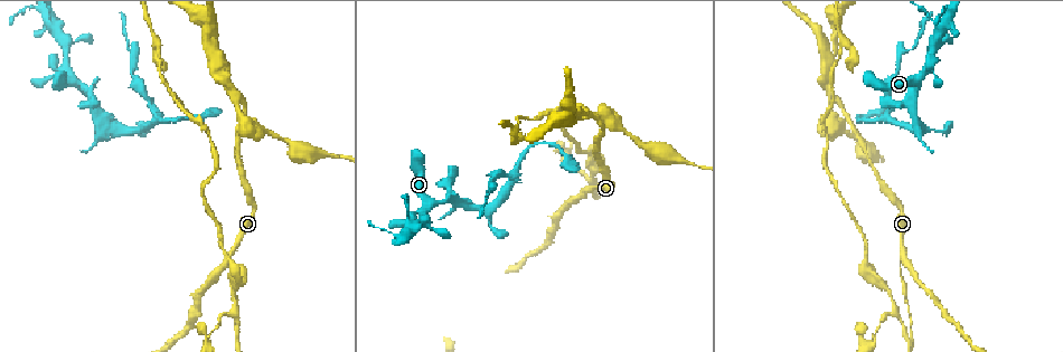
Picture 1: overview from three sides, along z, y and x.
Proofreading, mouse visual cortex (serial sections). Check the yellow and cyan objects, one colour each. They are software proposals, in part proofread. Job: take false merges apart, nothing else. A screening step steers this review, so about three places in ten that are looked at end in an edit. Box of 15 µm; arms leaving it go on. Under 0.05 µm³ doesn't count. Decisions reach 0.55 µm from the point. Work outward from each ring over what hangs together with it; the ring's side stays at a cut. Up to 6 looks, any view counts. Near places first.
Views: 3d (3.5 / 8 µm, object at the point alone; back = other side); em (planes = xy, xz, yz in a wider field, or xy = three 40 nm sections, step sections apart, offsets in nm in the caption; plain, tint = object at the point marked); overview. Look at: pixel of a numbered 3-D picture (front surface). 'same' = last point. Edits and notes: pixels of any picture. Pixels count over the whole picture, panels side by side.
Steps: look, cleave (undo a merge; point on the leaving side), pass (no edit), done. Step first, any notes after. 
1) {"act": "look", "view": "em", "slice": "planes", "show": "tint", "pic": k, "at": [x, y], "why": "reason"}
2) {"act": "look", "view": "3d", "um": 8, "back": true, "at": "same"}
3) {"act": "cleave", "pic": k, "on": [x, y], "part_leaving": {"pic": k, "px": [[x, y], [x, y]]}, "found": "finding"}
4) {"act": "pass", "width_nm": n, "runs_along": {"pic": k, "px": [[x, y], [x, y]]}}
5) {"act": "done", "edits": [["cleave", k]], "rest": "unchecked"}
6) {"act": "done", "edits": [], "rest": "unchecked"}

{"act": "look", "view": "3d", "um": 8, "pic": 1, "at": [231, 257], "why": "branch point"}

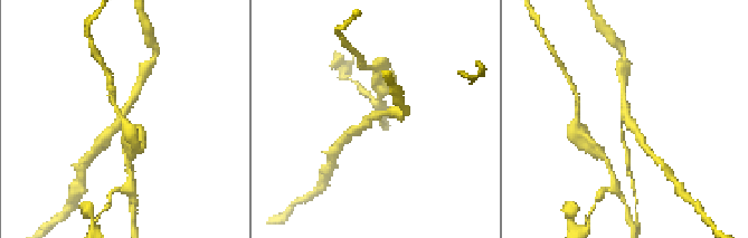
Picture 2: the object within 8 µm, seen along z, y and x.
{"act": "look", "view": "3d", "um": 3.5, "back": true, "pic": 2, "at": [624, 119], "why": "closer look"}

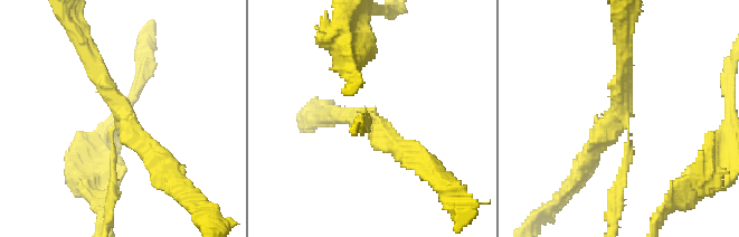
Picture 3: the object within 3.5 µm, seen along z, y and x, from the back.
{"act": "look", "view": "em", "slice": "planes", "show": "tint", "pic": 3, "at": [122, 115], "arms": 3, "arm_widths_nm": [100, 250, 250], "why": "need the tissue"}

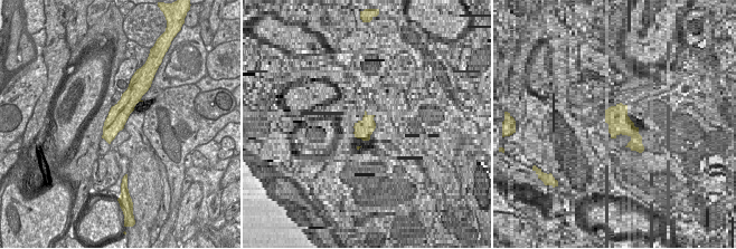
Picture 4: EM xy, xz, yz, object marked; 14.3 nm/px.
{"act": "cleave", "pic": 3, "on": [625, 168], "part_leaving": {"pic": 3, "px": [[627, 132], [613, 225]]}, "found": "a second cell is stuck on"}

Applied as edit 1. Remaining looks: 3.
{"act": "look", "view": "3d", "um": 8, "pic": 1, "at": [916, 124], "why": "branch point"}

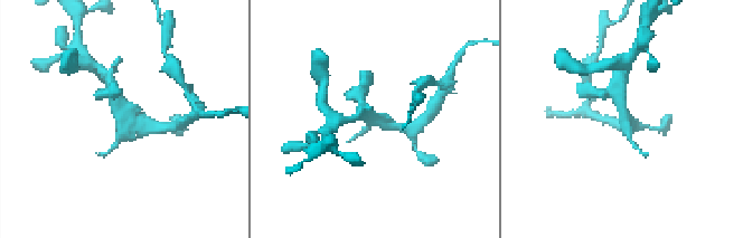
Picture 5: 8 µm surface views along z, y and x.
{"act": "look", "view": "em", "slice": "xy", "step": 1, "show": "tint", "pic": 5, "at": [123, 119]}

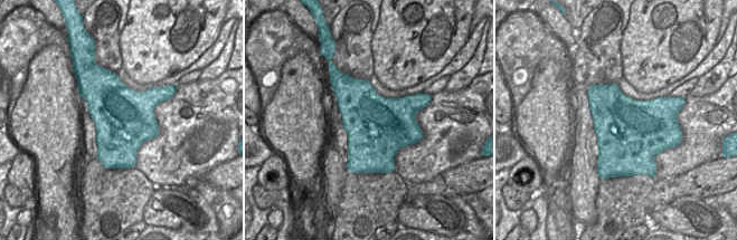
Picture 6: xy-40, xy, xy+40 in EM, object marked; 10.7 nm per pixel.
{"act": "pass", "found": "one cell here"}

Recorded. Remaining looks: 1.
{"act": "done", "edits": [["cleave", 3]], "rest": "unchecked"}

